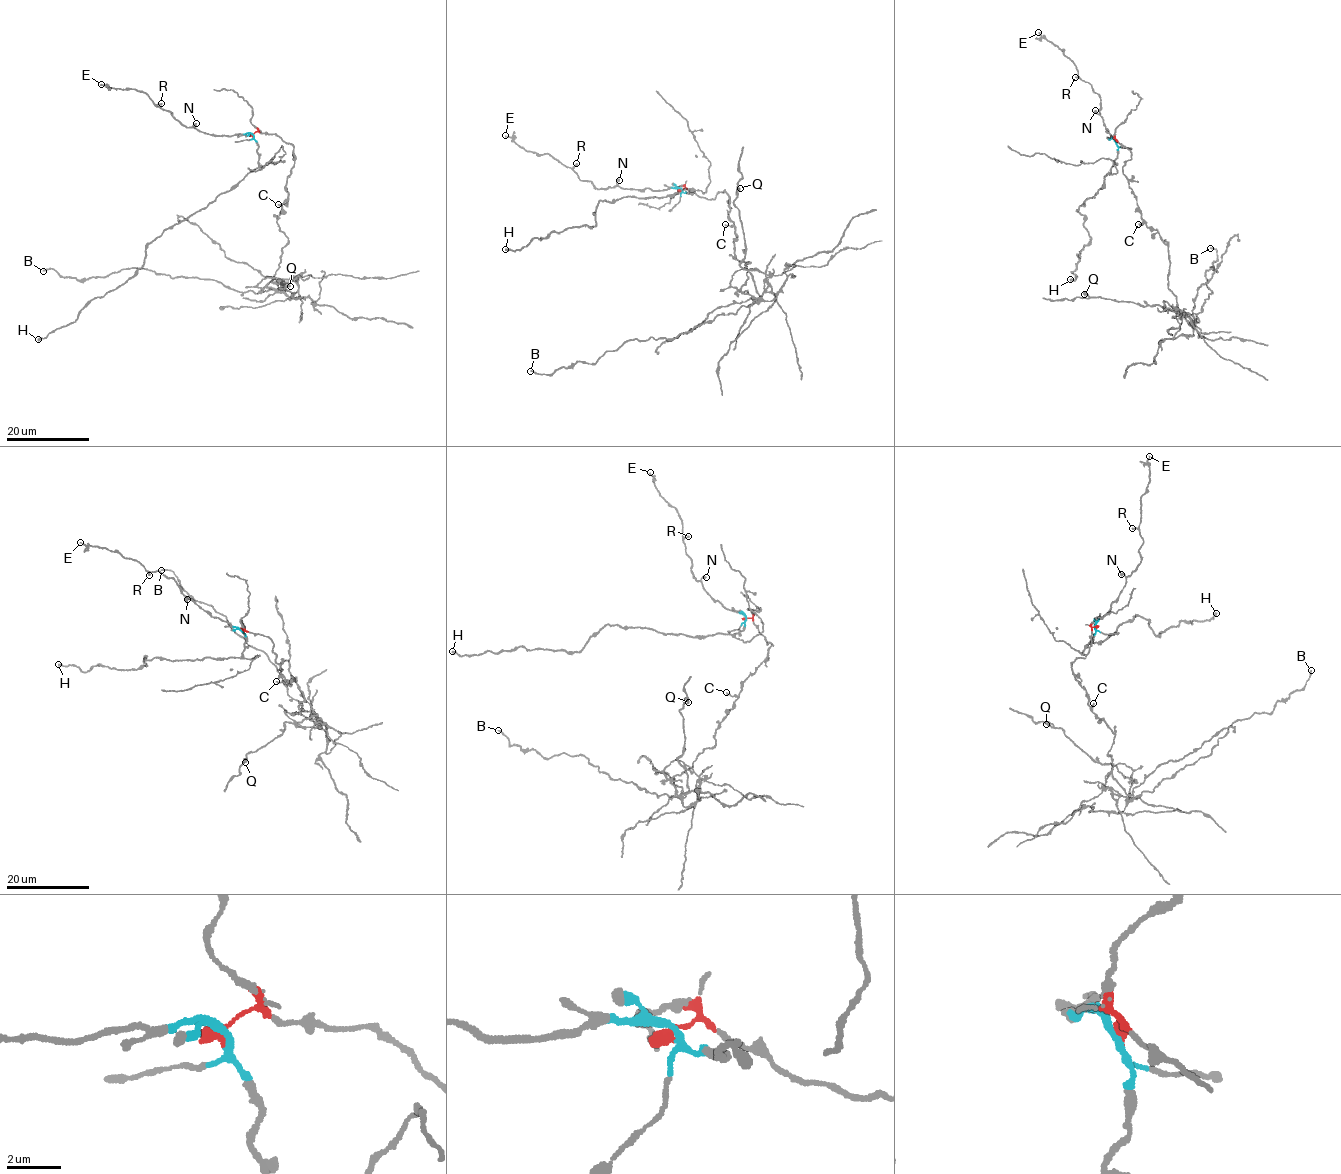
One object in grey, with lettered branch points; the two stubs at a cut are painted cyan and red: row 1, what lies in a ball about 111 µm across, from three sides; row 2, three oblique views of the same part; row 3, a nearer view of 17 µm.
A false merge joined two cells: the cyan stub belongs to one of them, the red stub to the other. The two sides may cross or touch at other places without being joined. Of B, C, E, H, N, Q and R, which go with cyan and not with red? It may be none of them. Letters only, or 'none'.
E, H, N, R

